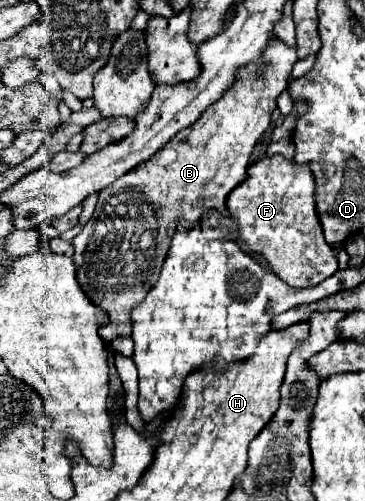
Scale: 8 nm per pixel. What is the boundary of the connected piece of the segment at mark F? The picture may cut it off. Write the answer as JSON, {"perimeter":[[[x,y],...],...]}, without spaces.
{"perimeter":[[[282,154],[254,162],[248,168],[248,178],[226,198],[232,224],[222,232],[208,234],[208,238],[222,238],[228,230],[238,232],[242,242],[260,252],[290,288],[310,288],[332,276],[336,272],[336,254],[326,244],[316,214],[316,178],[310,164],[298,164]]]}

